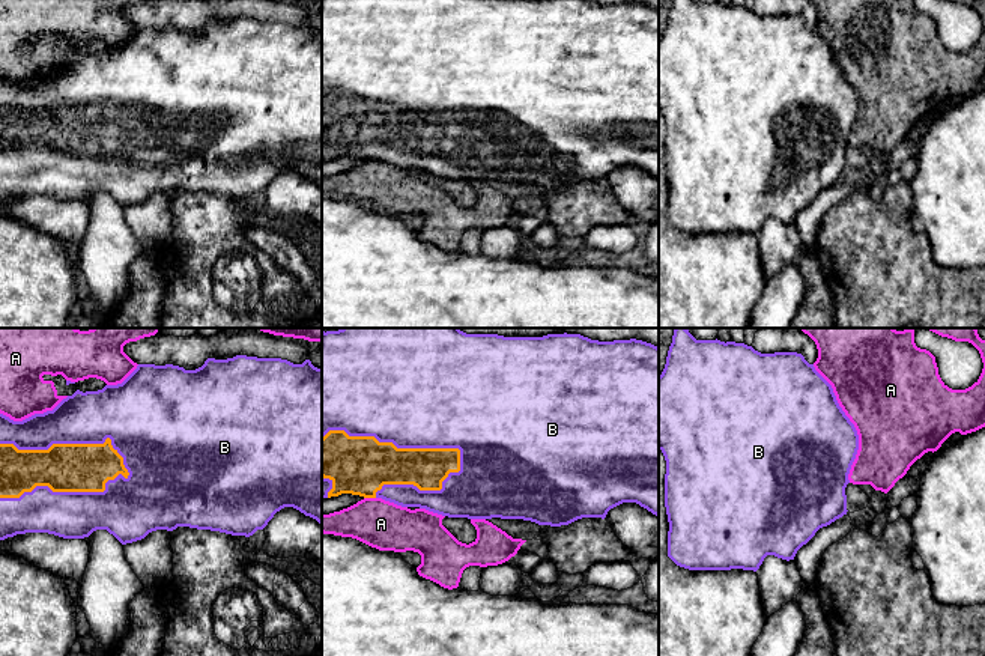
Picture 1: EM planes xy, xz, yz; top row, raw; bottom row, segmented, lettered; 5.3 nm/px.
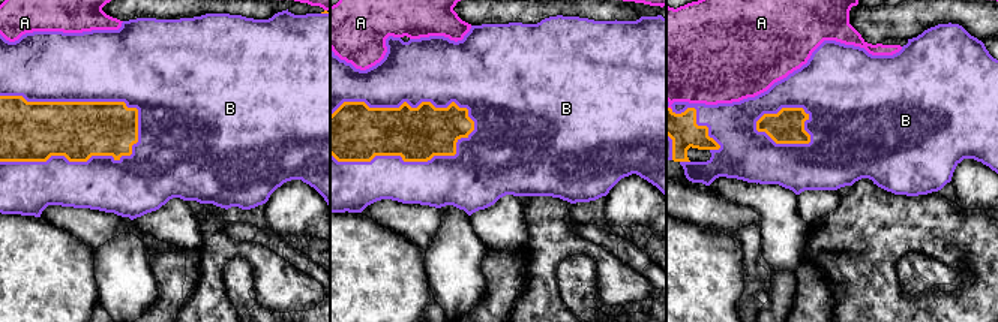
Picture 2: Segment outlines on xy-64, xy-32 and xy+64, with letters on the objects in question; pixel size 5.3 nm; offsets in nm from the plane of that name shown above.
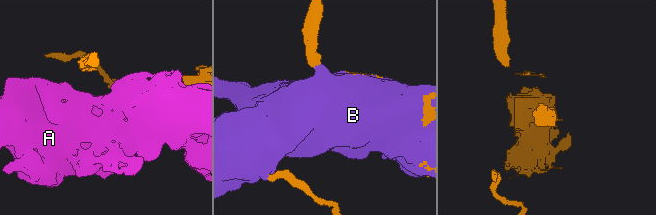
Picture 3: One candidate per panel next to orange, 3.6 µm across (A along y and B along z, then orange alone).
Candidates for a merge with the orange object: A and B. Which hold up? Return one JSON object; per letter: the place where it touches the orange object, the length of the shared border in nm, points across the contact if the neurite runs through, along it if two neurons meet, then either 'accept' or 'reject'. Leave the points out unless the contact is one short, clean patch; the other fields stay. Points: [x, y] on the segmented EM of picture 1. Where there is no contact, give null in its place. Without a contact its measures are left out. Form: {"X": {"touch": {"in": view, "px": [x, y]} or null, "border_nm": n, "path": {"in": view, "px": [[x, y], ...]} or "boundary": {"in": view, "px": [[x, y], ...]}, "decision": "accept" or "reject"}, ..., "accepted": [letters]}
{"A": {"touch": {"in": "xz", "px": [370, 497]}, "border_nm": 60, "decision": "reject"}, "B": {"touch": {"in": "xy", "px": [66, 491]}, "border_nm": 700, "decision": "accept"}, "accepted": ["B"]}

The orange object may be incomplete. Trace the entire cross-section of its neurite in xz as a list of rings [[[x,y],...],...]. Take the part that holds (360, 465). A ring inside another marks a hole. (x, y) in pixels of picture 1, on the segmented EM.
[[[341,328],[322,331],[322,498],[341,494],[382,498],[402,507],[420,507],[448,518],[523,519],[538,525],[561,527],[582,518],[602,518],[623,503],[636,503],[659,516],[659,348],[636,339],[599,342],[580,334],[547,334],[543,337],[504,337],[498,334],[466,334],[459,328]]]

